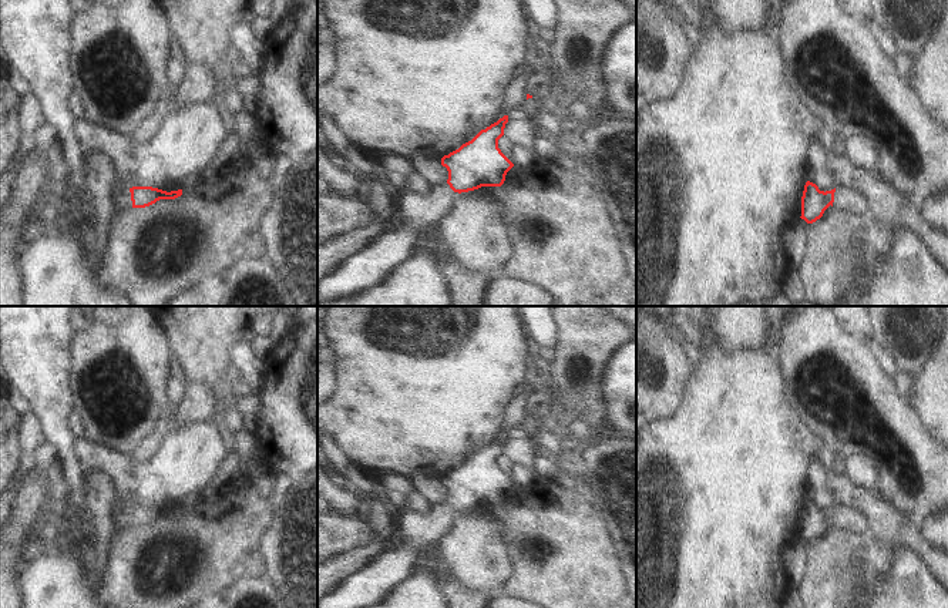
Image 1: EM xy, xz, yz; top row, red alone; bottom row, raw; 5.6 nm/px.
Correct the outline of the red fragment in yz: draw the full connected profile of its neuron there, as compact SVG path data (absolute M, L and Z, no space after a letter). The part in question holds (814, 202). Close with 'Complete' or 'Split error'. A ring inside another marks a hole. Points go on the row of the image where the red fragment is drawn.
M807 181L801 196L800 218L807 224L813 224L823 216L830 205L855 214L865 214L870 211L868 201L863 192L846 187L836 187L824 192L820 191L816 184Z. Split error.

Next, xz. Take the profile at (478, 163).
M504 115L471 141L444 155L441 165L448 171L444 185L434 187L428 195L417 195L409 189L396 195L396 208L404 214L403 222L319 281L317 303L342 300L377 286L413 256L414 242L431 226L440 225L461 192L501 187L514 167L498 148L507 122L508 115Z. Split error.

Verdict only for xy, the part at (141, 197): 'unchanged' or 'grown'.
grown

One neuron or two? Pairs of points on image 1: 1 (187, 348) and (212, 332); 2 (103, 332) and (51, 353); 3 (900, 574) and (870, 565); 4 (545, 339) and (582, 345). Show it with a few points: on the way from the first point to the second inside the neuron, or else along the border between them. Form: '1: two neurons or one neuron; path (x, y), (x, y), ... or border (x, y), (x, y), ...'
1: one neuron; path (192, 342), (202, 332), (207, 332)
2: two neurons; border (74, 332), (71, 339), (71, 379)
3: two neurons; border (893, 547), (890, 567), (871, 587), (870, 593)
4: two neurons; border (555, 321), (557, 343), (554, 348)

